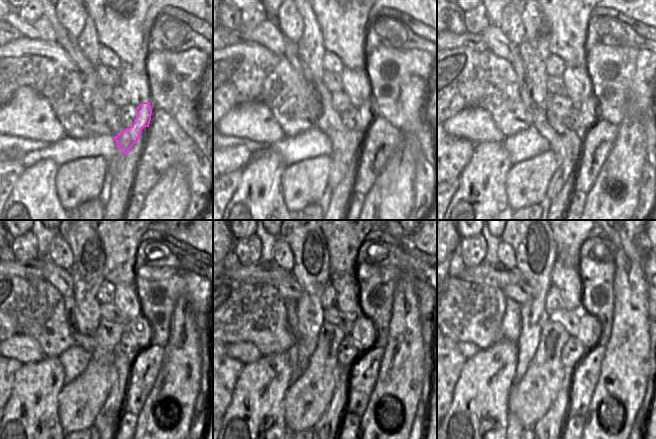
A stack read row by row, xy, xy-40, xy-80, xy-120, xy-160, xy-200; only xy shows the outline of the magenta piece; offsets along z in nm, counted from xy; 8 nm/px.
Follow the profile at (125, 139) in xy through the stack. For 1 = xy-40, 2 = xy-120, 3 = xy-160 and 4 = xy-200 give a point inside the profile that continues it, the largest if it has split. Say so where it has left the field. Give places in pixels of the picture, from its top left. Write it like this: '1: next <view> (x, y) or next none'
1: next xy-40 (366, 112)
2: next xy-120 (139, 328)
3: next xy-160 (363, 332)
4: next xy-200 (588, 328)

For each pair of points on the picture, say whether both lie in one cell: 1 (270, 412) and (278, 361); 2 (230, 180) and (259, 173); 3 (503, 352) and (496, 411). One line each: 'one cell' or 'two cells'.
1: one cell
2: two cells
3: one cell

